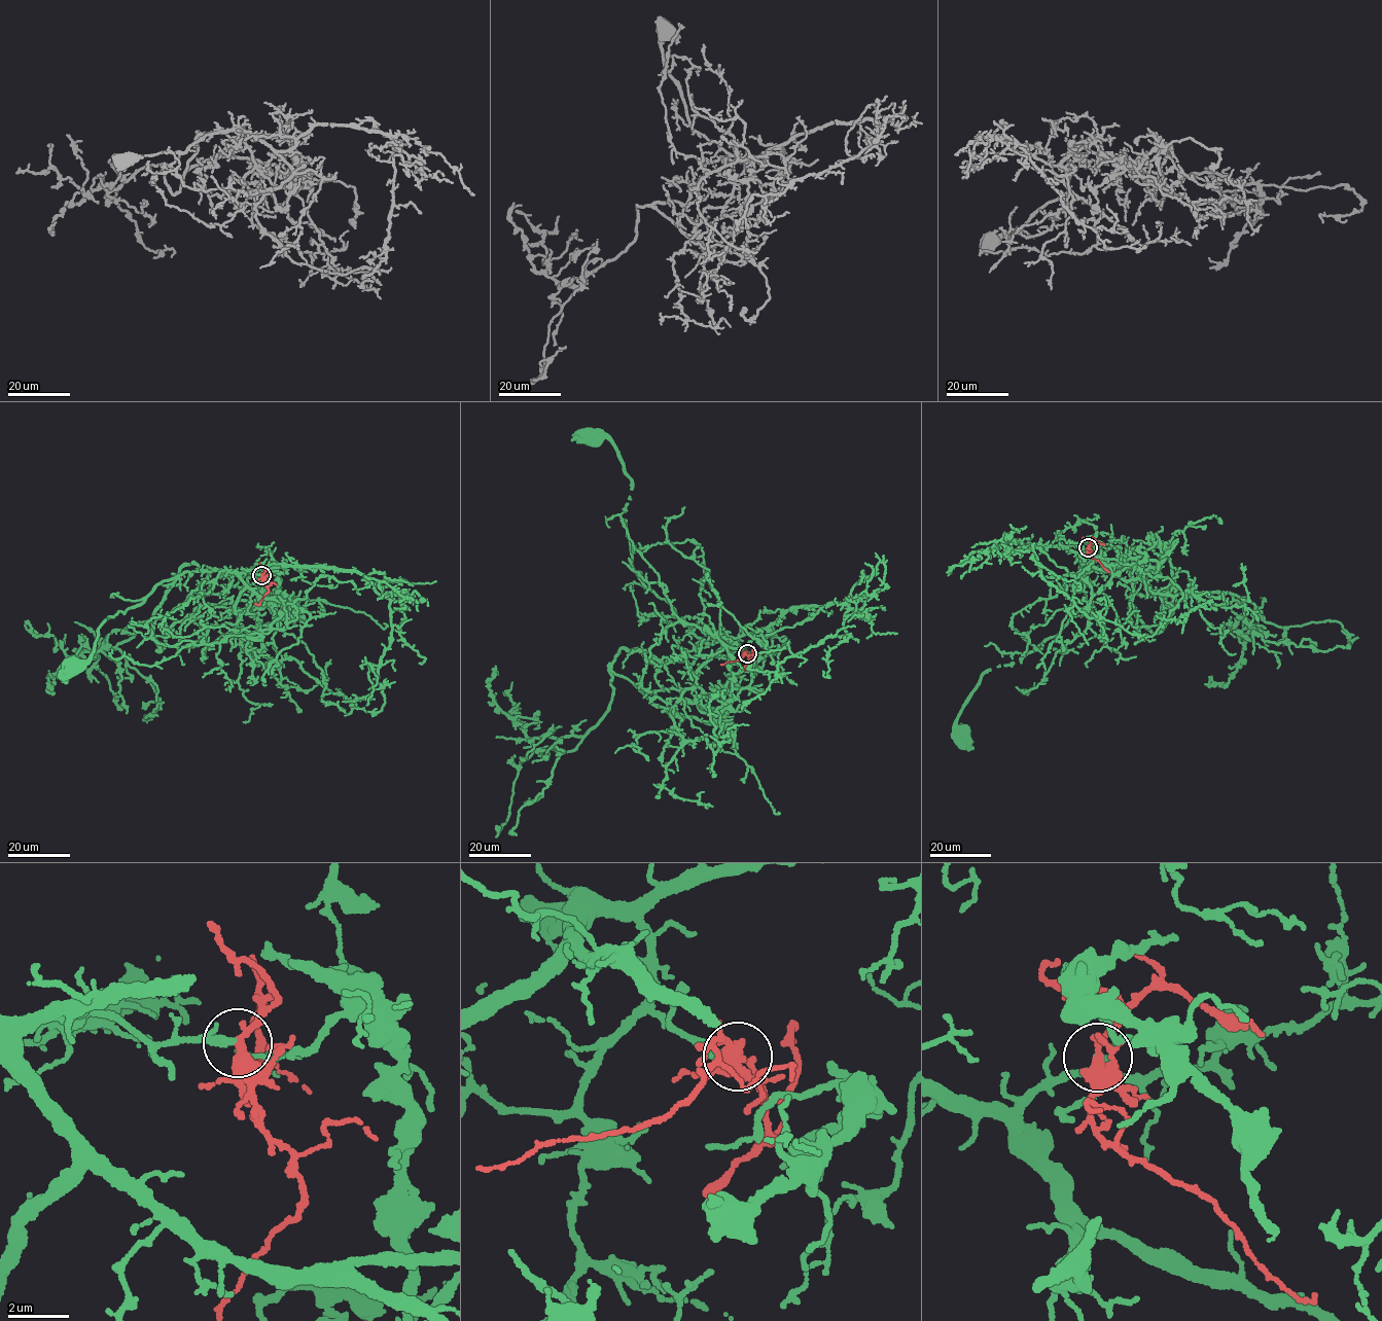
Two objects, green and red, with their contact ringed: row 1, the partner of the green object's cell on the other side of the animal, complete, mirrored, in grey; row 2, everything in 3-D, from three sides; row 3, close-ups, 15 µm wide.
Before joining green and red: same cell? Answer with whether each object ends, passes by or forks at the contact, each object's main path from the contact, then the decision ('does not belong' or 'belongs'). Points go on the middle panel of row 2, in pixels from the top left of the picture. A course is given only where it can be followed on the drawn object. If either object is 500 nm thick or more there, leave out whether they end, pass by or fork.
green passes by; red passes by; green runs (747, 653), (736, 639), (708, 644), (698, 637), (639, 578), (623, 519), (632, 484), (609, 440), (591, 437); red runs (747, 653), (744, 651), (744, 655), (720, 665); belongs

